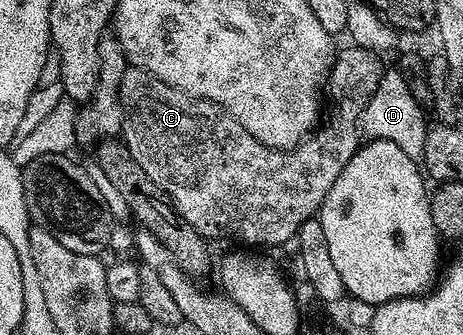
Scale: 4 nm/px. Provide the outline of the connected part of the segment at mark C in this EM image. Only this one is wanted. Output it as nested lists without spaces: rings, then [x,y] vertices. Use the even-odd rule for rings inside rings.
[[[348,45],[338,51],[335,63],[331,65],[331,74],[327,78],[326,93],[329,95],[329,105],[325,110],[325,121],[306,141],[289,150],[275,150],[271,146],[261,144],[261,140],[253,137],[229,111],[223,109],[217,103],[207,102],[203,98],[192,98],[191,95],[181,92],[161,80],[157,80],[157,76],[153,76],[149,72],[128,68],[121,80],[121,88],[119,89],[119,99],[123,109],[121,138],[122,141],[126,142],[129,152],[133,152],[133,160],[137,160],[137,164],[141,164],[141,168],[145,168],[145,176],[149,176],[149,180],[153,180],[153,184],[157,184],[171,197],[171,205],[175,207],[175,211],[203,238],[214,240],[214,238],[227,238],[232,234],[237,241],[244,242],[247,245],[244,247],[247,248],[279,246],[282,242],[287,241],[290,243],[296,237],[303,222],[318,215],[325,196],[329,196],[329,188],[333,188],[333,180],[337,180],[337,176],[341,176],[341,168],[345,168],[345,164],[349,164],[349,160],[360,148],[363,113],[373,96],[373,92],[377,92],[379,82],[383,79],[385,66],[384,63],[379,63],[379,58],[380,55],[376,51],[362,50],[357,45]]]

